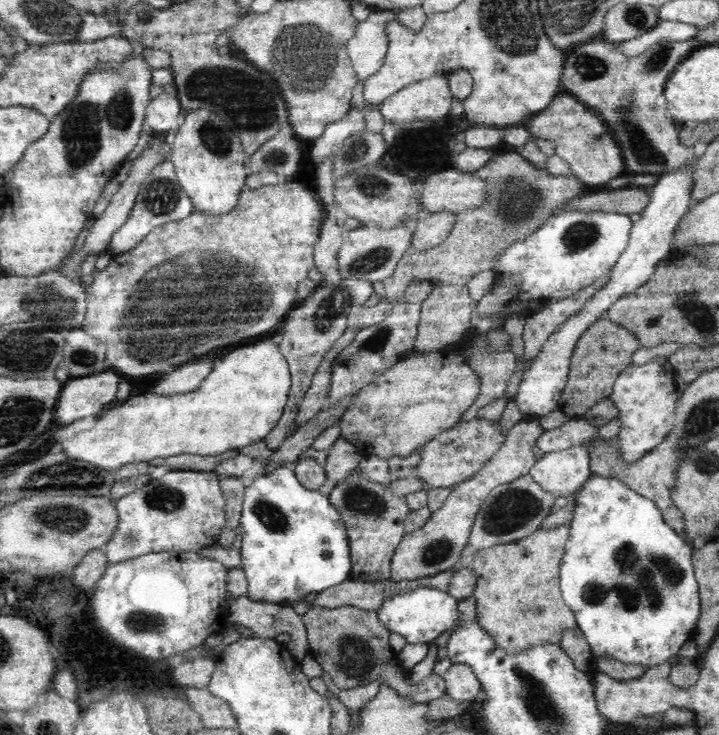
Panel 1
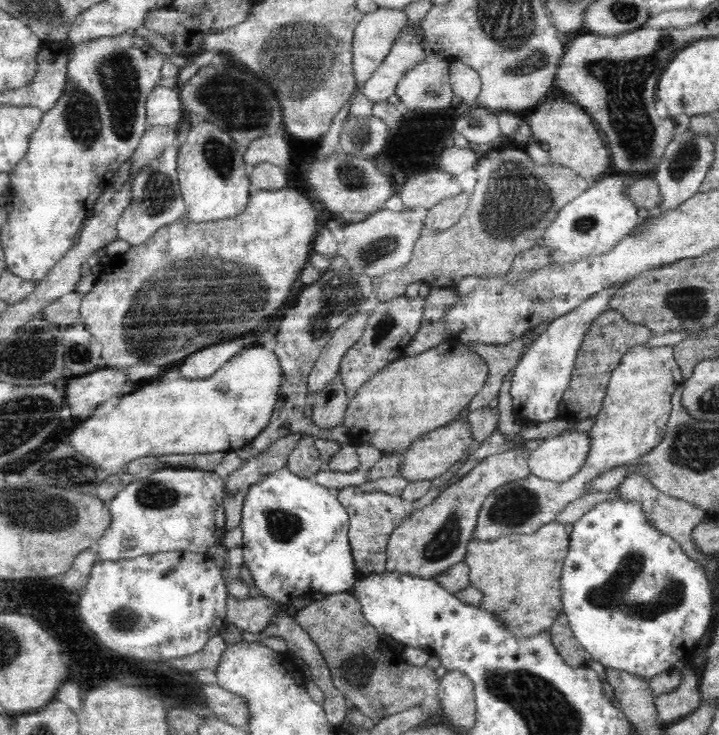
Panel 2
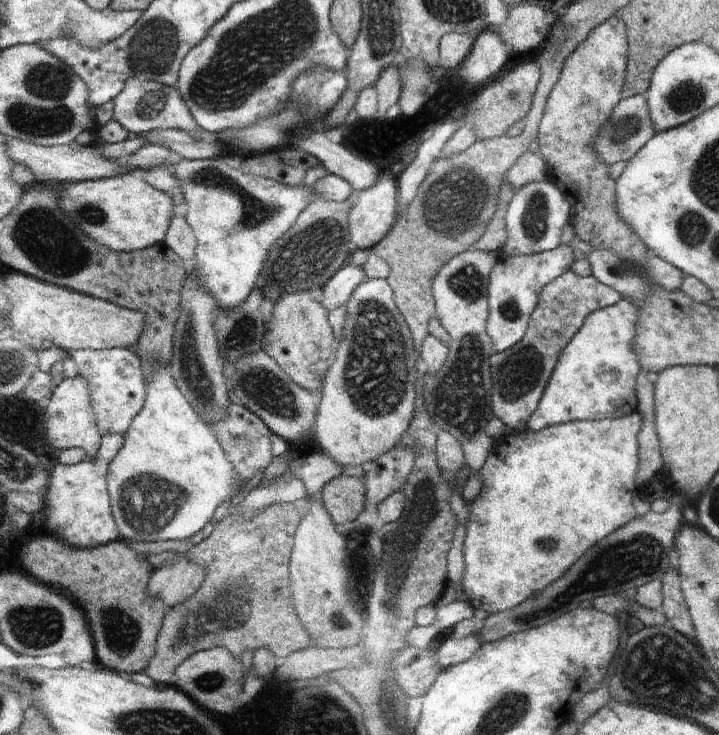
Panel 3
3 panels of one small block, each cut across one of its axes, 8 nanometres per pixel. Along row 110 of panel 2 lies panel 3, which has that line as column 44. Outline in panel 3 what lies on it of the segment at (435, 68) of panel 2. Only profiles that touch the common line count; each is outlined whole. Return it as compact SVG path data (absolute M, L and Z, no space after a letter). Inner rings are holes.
M82 375L65 378L55 388L45 409L42 424L46 431L46 440L56 452L79 446L86 450L88 459L95 456L100 446L101 434L91 405L91 390L88 381Z

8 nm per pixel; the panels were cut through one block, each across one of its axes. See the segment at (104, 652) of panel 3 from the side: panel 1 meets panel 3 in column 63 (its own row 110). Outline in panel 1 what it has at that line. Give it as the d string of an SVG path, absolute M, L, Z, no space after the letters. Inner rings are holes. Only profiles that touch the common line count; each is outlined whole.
M561 91L544 110L528 121L527 126L532 138L551 140L556 145L556 155L570 165L570 171L585 185L603 185L609 183L611 179L627 174L622 151L611 131L606 128L605 122L574 96L570 94L564 96L564 94L567 93Z

